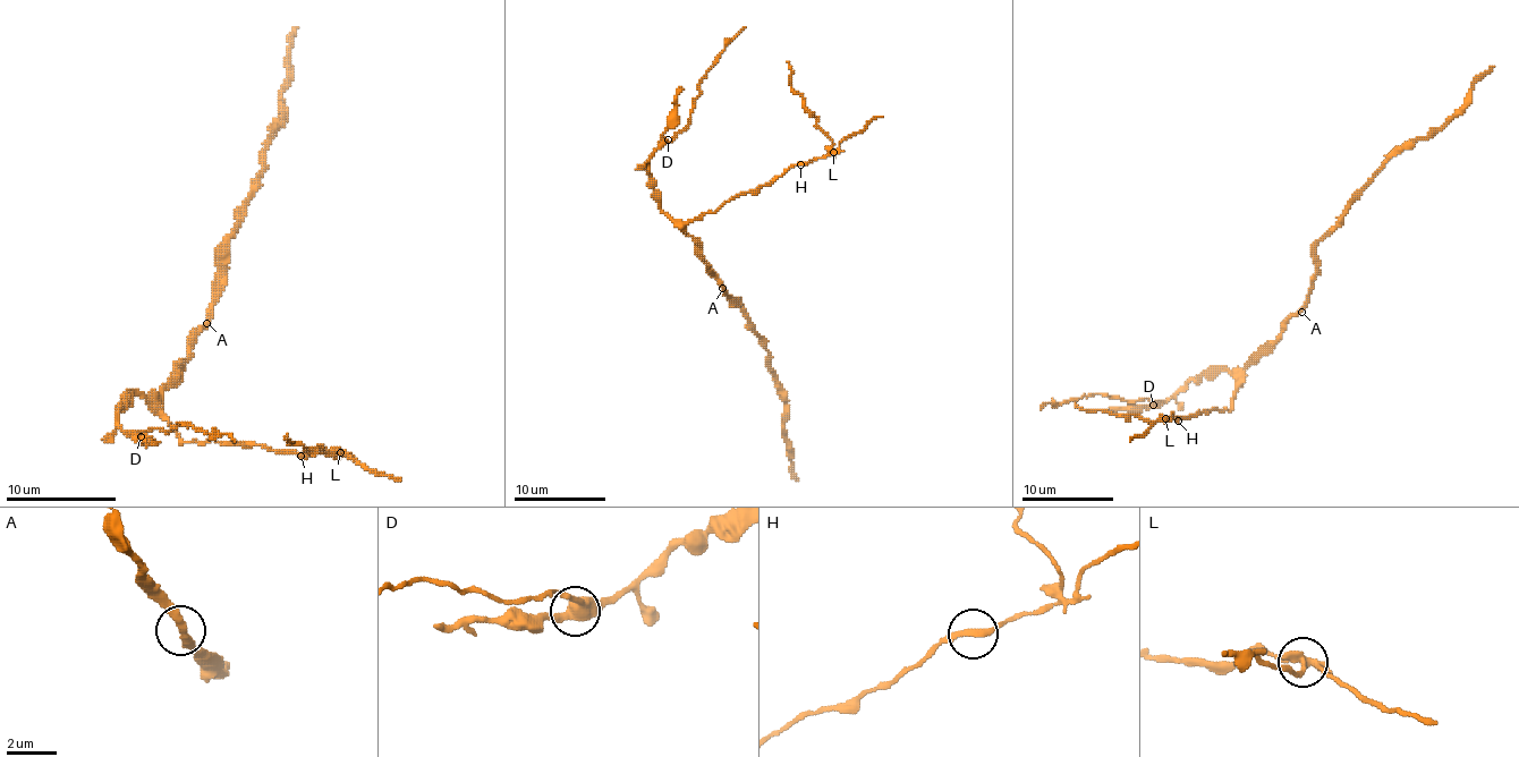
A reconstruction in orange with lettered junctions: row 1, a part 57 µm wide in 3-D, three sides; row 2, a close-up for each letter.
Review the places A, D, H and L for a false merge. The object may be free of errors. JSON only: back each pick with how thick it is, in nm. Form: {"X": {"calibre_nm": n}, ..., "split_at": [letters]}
{"L": {"calibre_nm": 280}, "split_at": ["L"]}

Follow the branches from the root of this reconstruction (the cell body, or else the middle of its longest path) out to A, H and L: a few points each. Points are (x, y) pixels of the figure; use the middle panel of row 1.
A: (711, 270), (720, 279), (722, 288)
H: (711, 270), (686, 227), (706, 213), (715, 213), (740, 192), (760, 189), (773, 183), (789, 167), (800, 164)
L: (711, 270), (686, 231), (690, 222), (715, 213), (740, 192), (773, 183), (789, 167), (832, 151)

